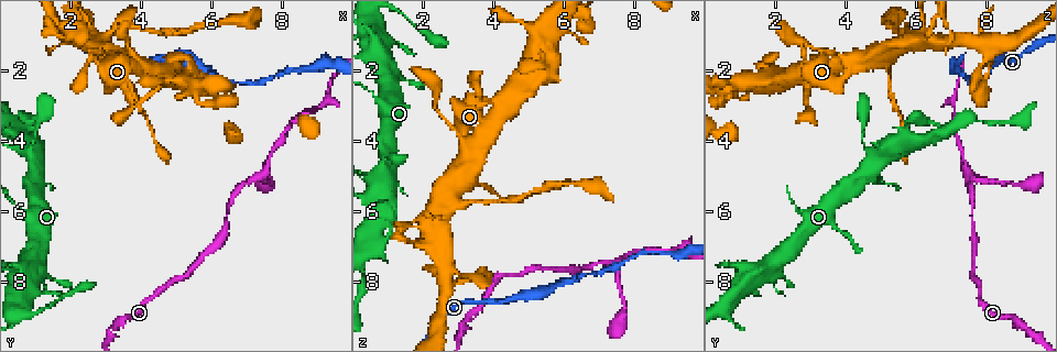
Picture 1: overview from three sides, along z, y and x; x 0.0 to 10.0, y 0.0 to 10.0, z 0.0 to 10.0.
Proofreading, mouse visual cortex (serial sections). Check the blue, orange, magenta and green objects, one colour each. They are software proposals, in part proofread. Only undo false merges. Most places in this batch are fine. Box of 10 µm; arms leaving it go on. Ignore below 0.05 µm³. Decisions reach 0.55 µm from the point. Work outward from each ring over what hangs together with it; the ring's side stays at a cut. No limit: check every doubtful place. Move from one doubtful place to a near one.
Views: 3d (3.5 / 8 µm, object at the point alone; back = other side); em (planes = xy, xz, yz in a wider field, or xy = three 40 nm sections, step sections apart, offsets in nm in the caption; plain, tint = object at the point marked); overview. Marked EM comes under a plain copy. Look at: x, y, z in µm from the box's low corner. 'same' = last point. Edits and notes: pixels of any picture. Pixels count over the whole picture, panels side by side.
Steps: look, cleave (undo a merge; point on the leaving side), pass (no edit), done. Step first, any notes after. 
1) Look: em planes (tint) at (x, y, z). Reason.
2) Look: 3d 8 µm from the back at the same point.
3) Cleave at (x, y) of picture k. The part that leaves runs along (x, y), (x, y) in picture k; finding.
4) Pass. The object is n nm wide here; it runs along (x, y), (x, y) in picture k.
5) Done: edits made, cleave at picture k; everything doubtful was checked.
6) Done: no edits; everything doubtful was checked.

Look: 3d 3.5 µm at (3.40, 1.80, 5.05). Abrupt turn.

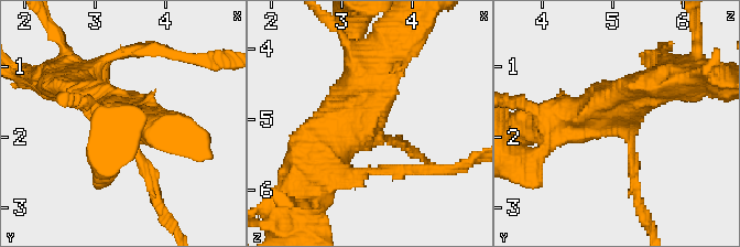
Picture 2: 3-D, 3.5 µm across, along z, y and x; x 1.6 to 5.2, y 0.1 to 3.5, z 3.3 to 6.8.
Look: em xy step 2 (tint) at (3.40, 1.80, 5.10). 3 arms meet here; the arms are 150, 500, 600 nm wide; now the EM.

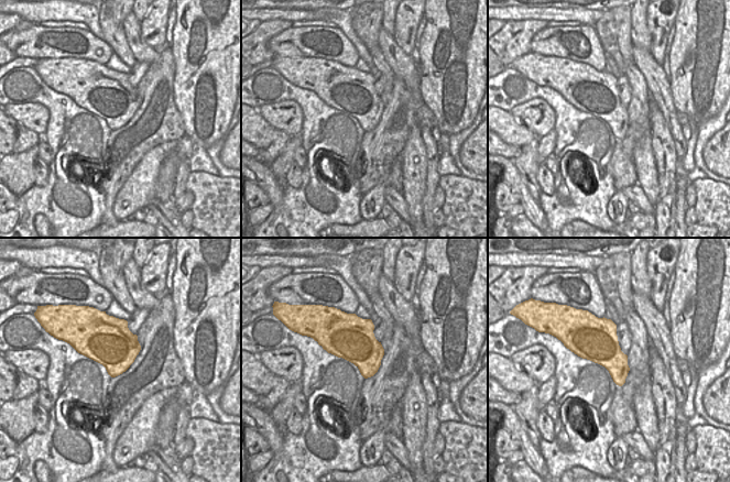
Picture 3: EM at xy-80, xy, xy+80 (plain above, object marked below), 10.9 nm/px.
Pass. It runs along (379, 62), (361, 107), (395, 141) in picture 2; continuous, no second cell.

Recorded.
Look: 3d 3.5 µm at (3.30, 0.80, 5.70). Calibre changes.

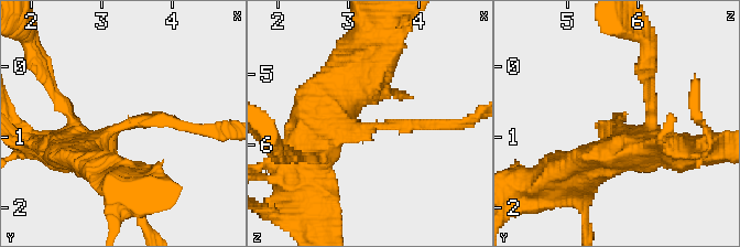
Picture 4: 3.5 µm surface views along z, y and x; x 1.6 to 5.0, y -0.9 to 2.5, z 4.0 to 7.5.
Look: em xy step 1 (tint) at (3.25, 0.85, 5.75). The arms are 150, 500 nm wide.

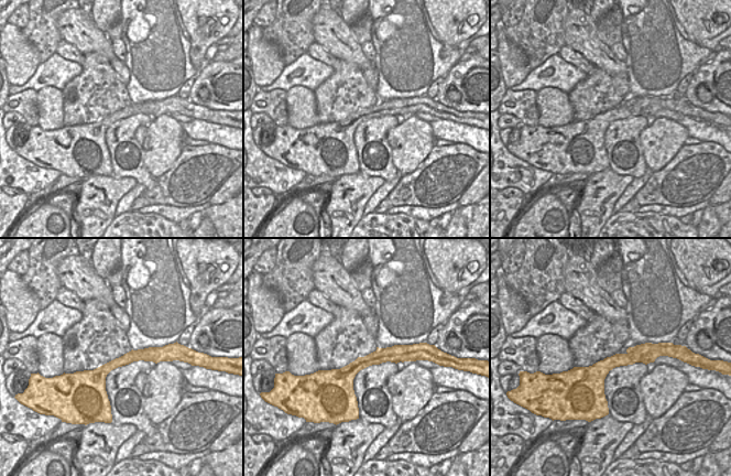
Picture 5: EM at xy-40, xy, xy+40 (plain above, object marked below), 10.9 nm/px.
Pass. It runs along (414, 355), (320, 372) in picture 5; continuous, no second cell.

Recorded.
Look: 3d 3.5 µm at (7.30, 5.00, 7.50). Branch point.

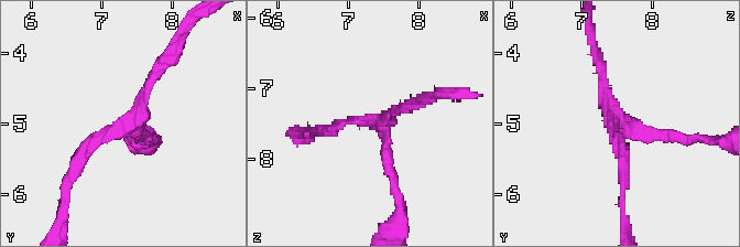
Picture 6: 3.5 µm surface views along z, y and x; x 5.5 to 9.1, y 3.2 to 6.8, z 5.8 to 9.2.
Look: em planes (tint) at (7.30, 5.05, 7.45). 3 arms meet here; the arms are 150, 150, 150 nm wide.

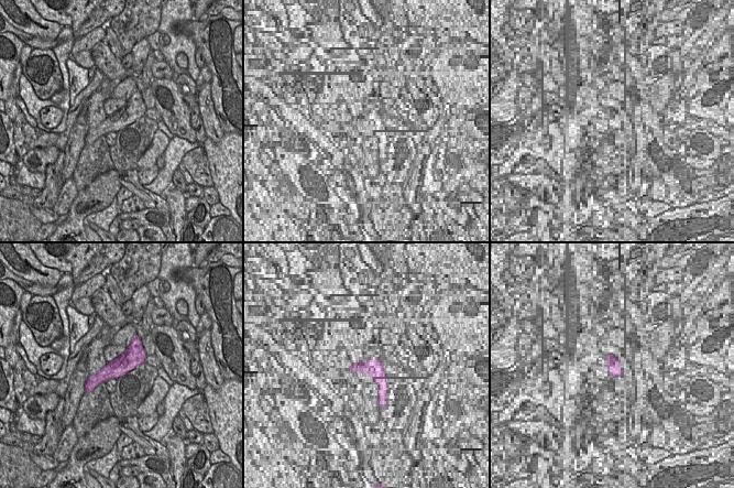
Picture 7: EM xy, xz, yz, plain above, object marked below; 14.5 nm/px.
Pass. It runs along (138, 340), (117, 368), (90, 383) in picture 7; one cell here.

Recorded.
Done: no edits; everything doubtful was checked.

